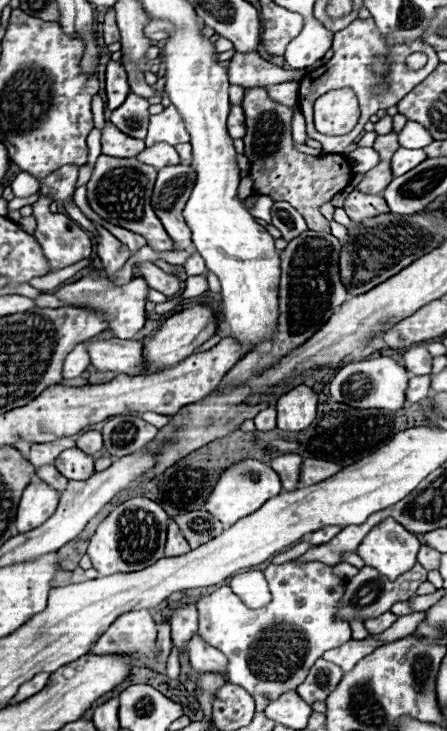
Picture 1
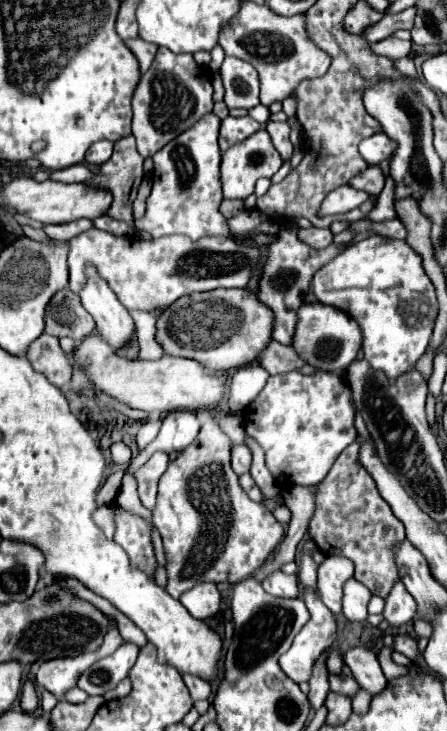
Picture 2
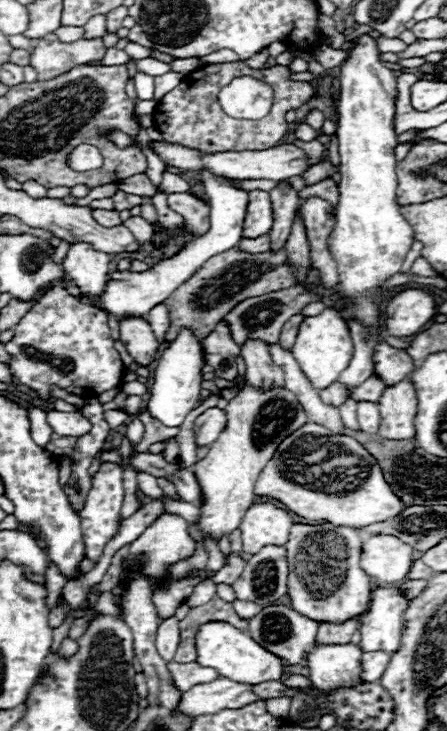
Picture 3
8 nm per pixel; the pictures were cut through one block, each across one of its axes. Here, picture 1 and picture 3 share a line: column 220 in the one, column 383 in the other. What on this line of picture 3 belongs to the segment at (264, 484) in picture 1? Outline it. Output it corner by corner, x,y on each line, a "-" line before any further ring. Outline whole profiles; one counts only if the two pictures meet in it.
306,422
284,438
272,460
260,472
256,496
270,496
308,520
328,520
336,526
364,528
398,516
406,504
392,492
376,458
354,438
336,436
320,424

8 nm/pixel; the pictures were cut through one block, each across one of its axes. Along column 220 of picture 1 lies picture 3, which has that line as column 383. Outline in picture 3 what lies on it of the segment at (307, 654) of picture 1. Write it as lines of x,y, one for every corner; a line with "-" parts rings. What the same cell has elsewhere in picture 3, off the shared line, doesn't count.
378,588
372,592
372,600
370,600
370,608
360,616
360,648
362,652
386,652
386,654
394,654
400,644
402,644
402,632
406,628
404,624
404,612
408,608
408,600
396,590
396,588

